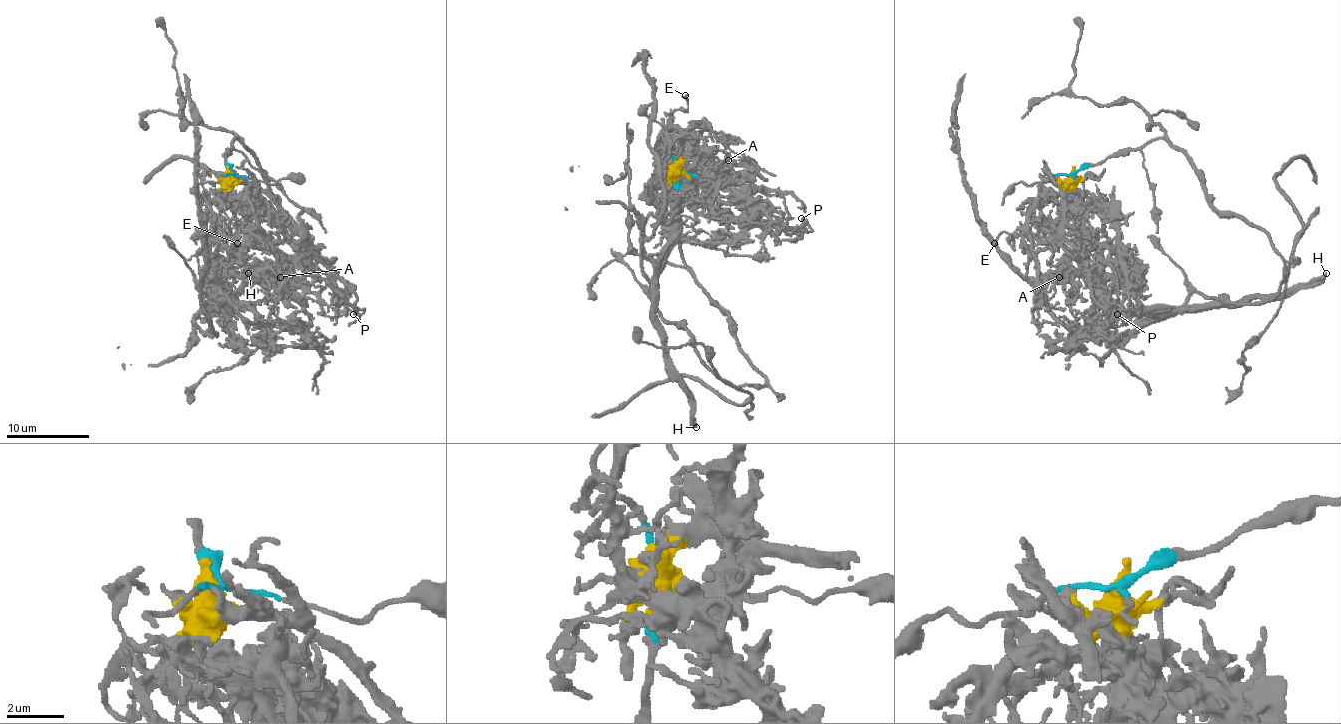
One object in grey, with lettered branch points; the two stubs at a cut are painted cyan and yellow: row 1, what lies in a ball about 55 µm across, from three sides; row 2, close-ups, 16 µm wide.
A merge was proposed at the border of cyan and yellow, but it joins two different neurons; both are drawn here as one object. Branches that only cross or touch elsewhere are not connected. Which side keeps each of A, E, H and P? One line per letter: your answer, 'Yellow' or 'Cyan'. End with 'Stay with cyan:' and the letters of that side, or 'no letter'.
A: Yellow
E: Yellow
H: Yellow
P: Yellow
Stay with cyan: no letter

